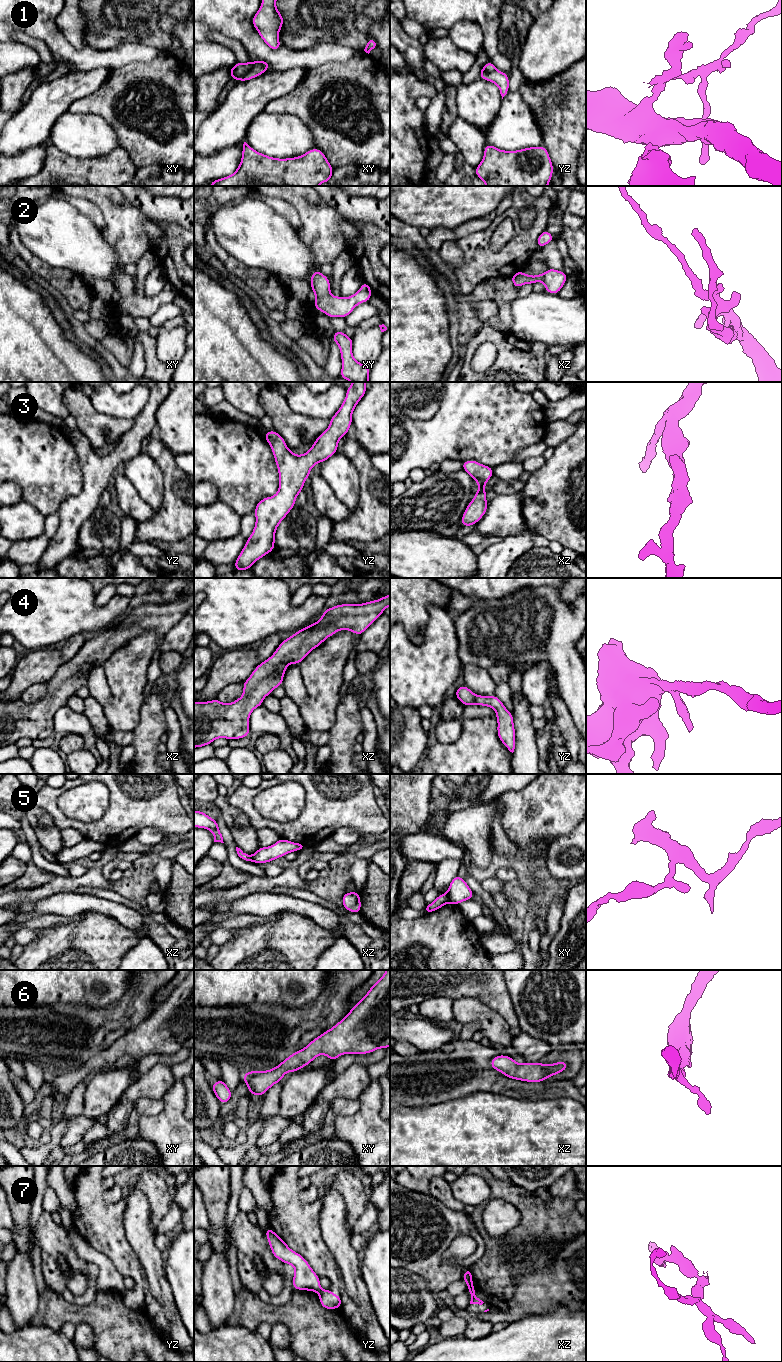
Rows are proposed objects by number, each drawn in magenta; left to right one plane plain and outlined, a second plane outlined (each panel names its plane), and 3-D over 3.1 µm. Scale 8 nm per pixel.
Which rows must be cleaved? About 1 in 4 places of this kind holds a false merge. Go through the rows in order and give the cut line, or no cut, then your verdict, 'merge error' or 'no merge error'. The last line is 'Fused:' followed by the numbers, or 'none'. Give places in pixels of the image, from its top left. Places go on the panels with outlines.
1: cut in xy along (255, 62), (239, 79); merge error
2: no cut; no merge error
3: no cut; no merge error
4: no cut; no merge error
5: cut in xy along (445, 893), (450, 902); merge error
6: no cut; no merge error
7: cut in xz along (470, 1292), (474, 1293); merge error
Fused: 1, 5, 7

